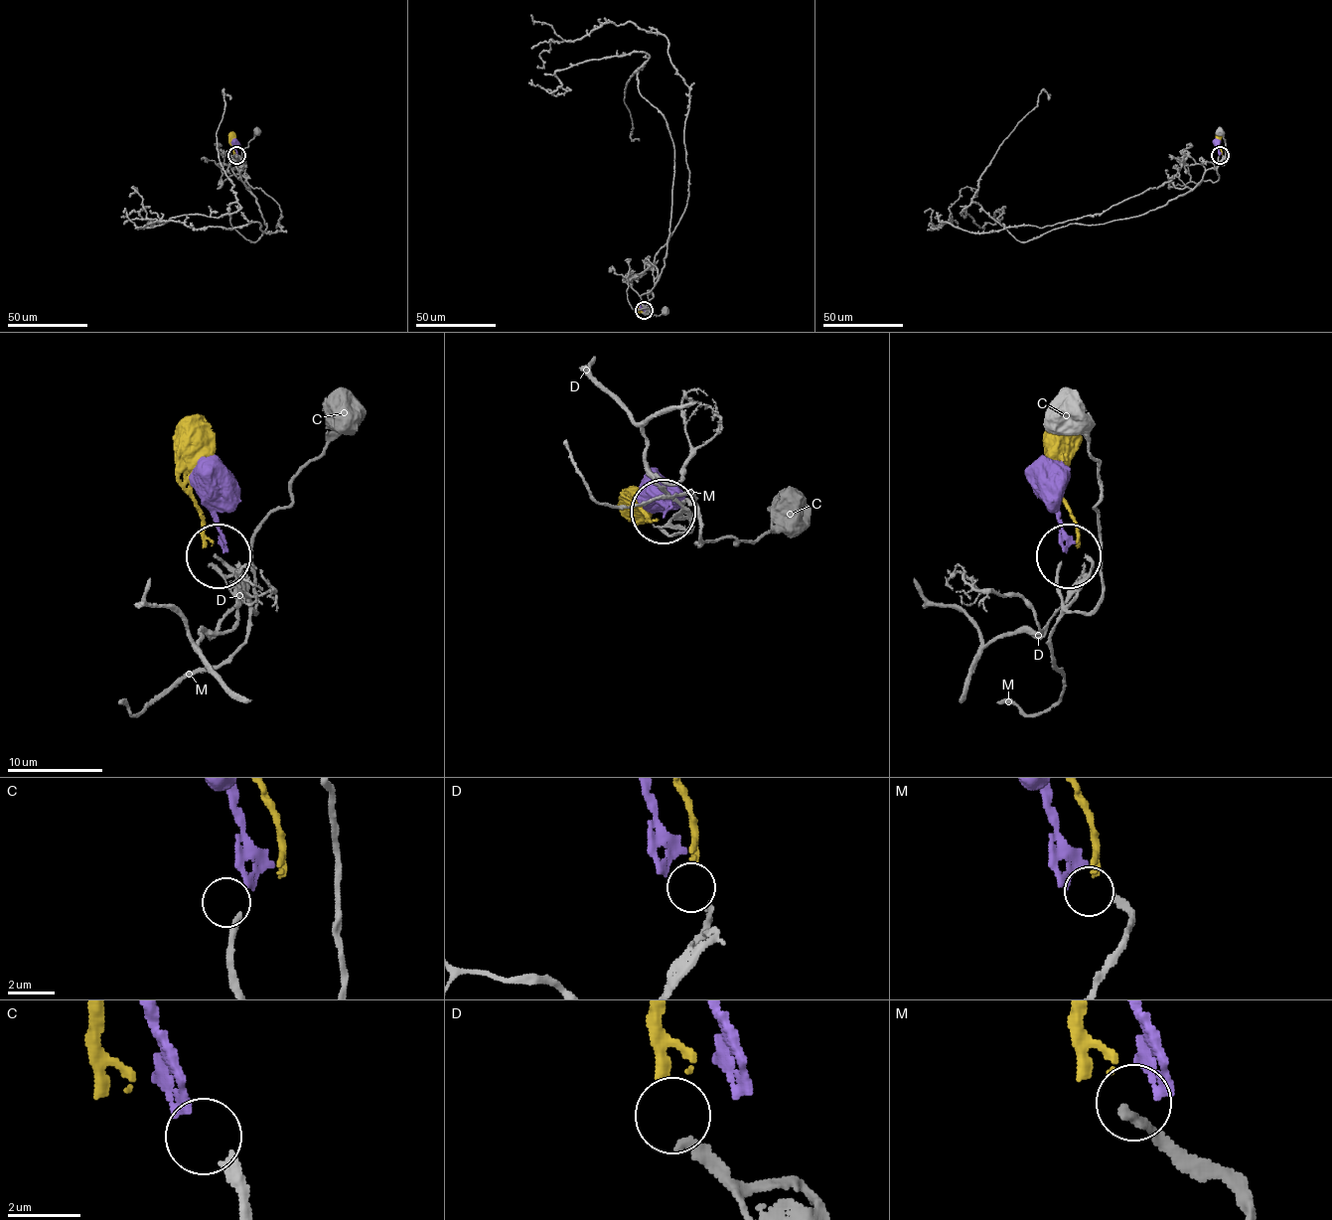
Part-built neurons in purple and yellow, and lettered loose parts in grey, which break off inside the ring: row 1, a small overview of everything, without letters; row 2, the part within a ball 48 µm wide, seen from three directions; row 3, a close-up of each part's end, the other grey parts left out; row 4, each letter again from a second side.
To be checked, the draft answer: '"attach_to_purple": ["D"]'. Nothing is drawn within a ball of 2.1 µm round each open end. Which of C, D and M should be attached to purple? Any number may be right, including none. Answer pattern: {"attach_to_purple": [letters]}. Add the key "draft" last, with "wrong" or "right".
{"attach_to_purple": ["M"], "draft": "wrong"}

